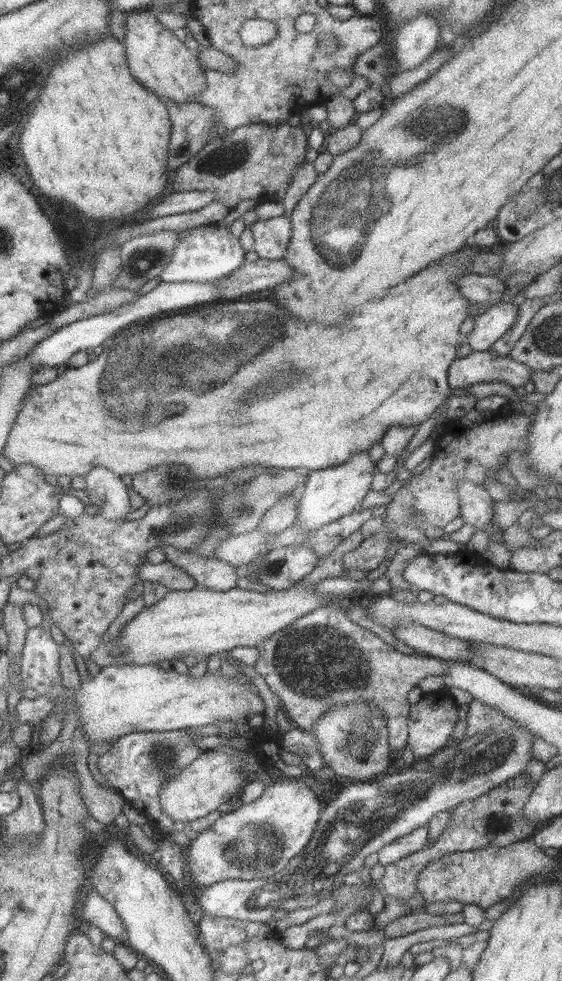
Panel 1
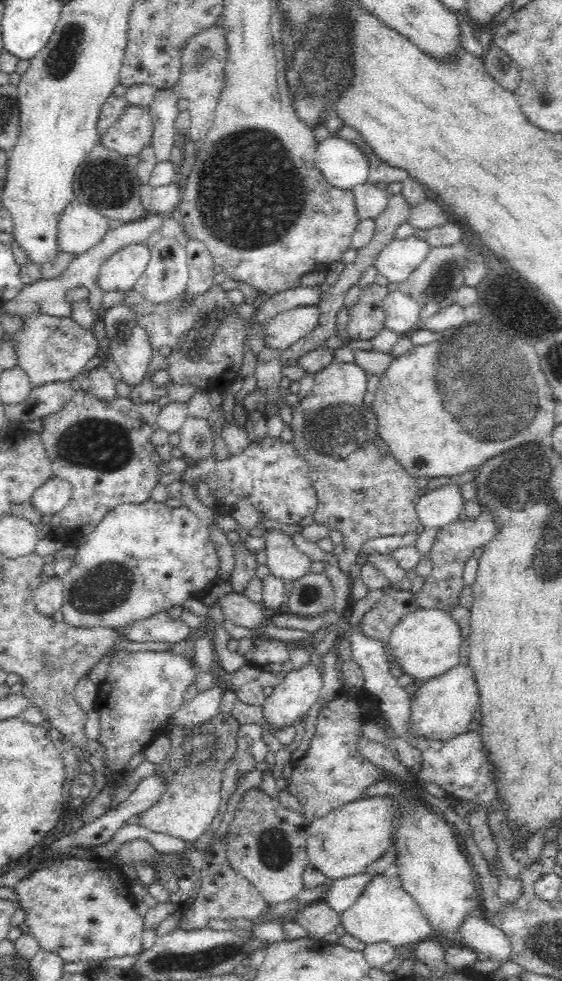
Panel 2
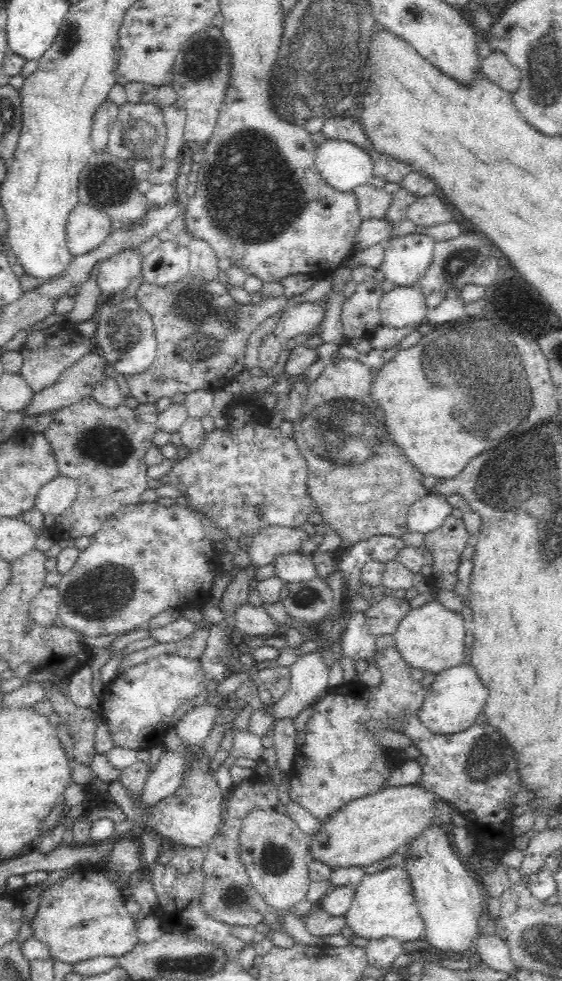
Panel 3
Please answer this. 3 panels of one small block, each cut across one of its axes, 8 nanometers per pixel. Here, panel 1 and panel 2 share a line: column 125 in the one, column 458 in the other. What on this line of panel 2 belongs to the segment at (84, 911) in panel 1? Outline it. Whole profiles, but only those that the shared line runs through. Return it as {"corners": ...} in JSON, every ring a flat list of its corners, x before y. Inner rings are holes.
{"corners":[[470,916,463,922,458,937,461,945,476,950,476,953,483,954,488,960,496,960,500,965,511,958,511,943,488,918]]}

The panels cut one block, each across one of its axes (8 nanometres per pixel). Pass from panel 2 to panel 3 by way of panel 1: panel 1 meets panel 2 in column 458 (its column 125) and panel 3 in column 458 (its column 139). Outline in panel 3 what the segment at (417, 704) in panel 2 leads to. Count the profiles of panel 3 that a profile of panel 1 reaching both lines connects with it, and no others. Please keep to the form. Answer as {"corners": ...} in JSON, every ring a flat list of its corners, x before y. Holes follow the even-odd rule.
{"corners":[[462,663,437,674,435,681,428,686,426,701,418,717,434,734,442,736,457,733,476,722,478,715,484,711,488,694,488,687,482,684,478,671,471,664]]}

